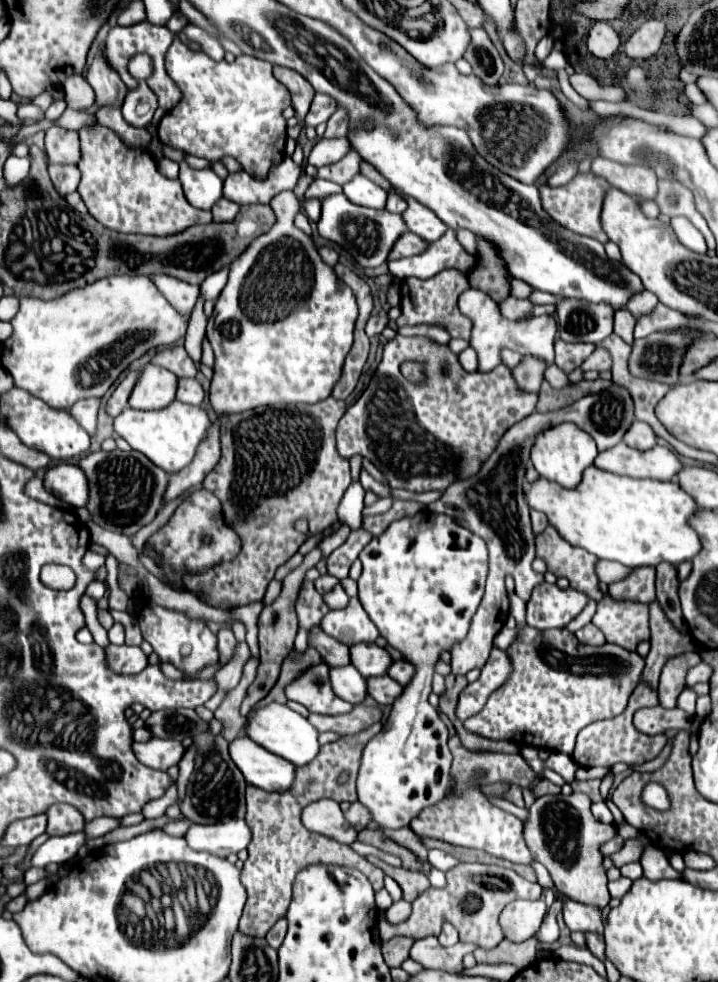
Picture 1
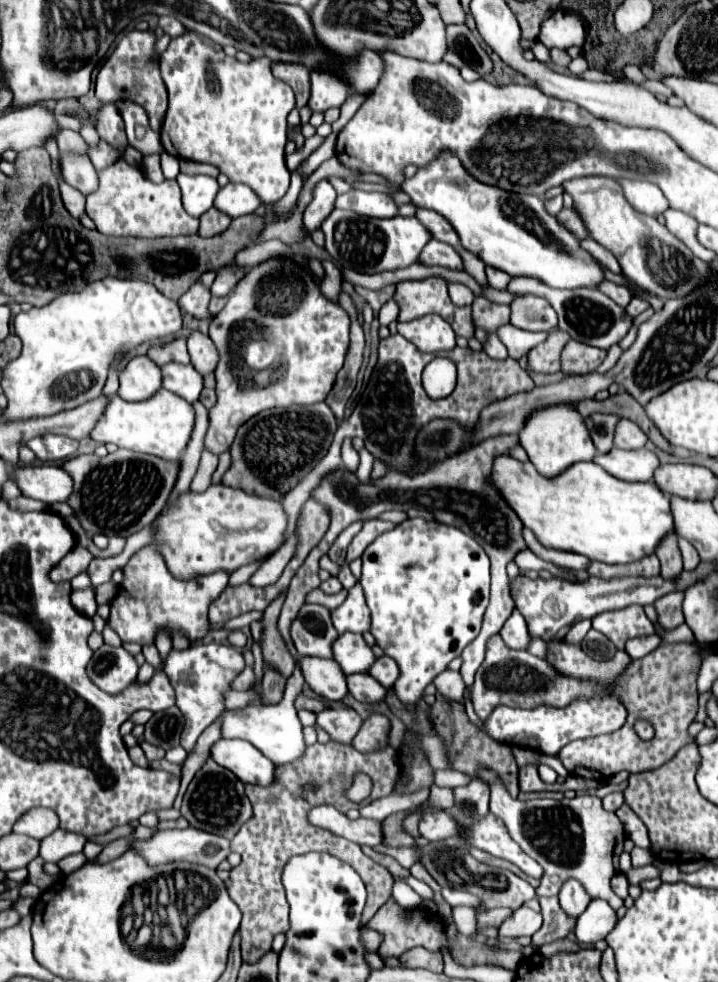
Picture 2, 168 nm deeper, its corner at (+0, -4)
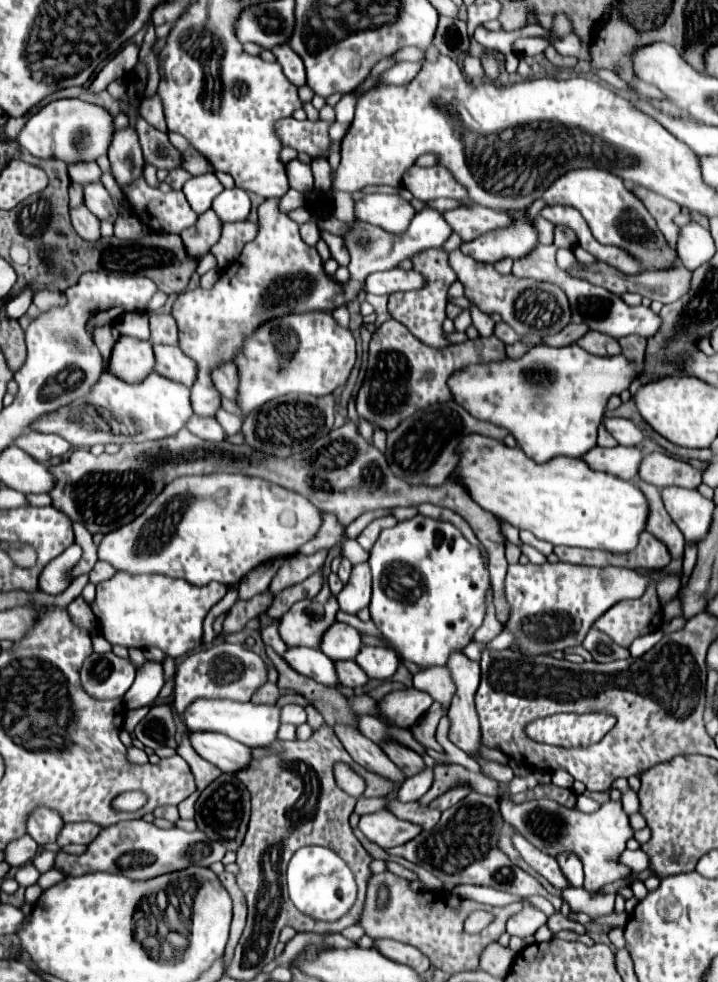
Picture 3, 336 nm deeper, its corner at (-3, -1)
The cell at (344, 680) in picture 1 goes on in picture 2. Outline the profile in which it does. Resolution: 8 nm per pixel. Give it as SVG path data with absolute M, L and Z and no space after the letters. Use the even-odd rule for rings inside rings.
M305 656L297 664L307 686L319 696L325 696L327 700L343 700L349 692L345 674L335 660L315 660L313 656Z

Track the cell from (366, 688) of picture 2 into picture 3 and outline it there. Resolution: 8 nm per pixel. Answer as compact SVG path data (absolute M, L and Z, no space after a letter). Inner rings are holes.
M338 661L336 669L338 669L340 685L344 685L344 687L352 687L352 689L364 687L370 679L366 673L362 673L362 669L358 667L356 661Z

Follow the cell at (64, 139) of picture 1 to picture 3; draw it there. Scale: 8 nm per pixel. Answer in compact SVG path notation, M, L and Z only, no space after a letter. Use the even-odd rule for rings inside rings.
M102 181L84 185L84 205L100 219L114 221L118 217L118 209L116 209L112 197L108 195L108 191L104 189Z

